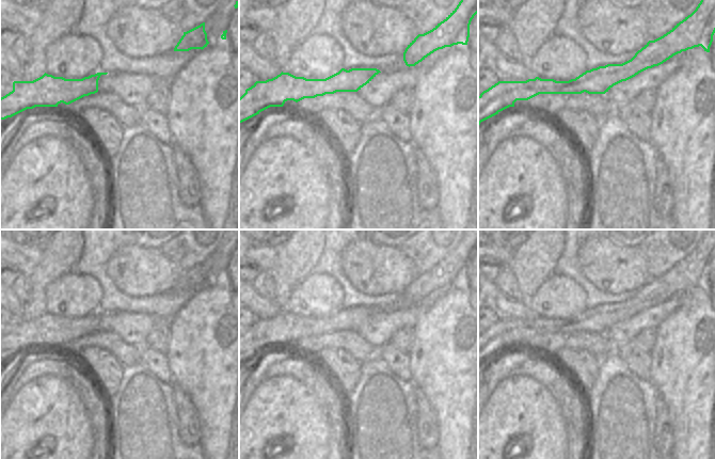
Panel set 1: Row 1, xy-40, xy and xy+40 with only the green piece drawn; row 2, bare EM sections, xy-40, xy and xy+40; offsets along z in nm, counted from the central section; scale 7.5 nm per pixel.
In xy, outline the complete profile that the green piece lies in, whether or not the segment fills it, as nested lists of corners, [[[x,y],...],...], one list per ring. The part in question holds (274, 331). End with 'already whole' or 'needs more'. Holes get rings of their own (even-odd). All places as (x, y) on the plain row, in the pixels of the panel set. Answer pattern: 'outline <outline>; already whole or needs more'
outline [[[341,307],[325,318],[306,318],[282,311],[245,329],[239,337],[239,364],[270,346],[283,346],[287,339],[298,342],[336,331],[358,331],[379,312],[377,307]]]; already whole

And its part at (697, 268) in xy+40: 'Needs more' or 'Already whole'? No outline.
Already whole.

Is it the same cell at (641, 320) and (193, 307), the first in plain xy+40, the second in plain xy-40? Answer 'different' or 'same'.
different

